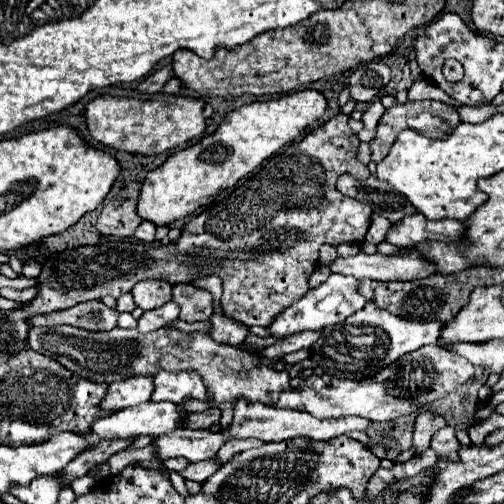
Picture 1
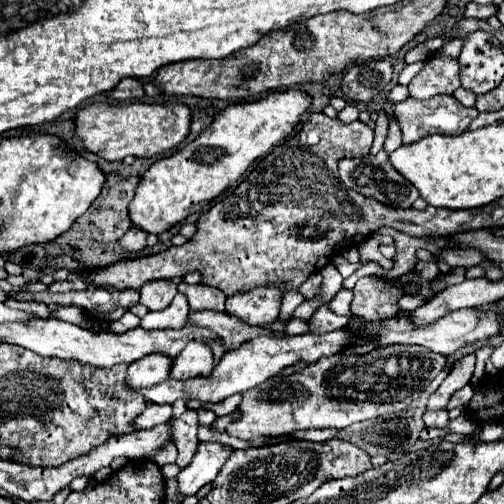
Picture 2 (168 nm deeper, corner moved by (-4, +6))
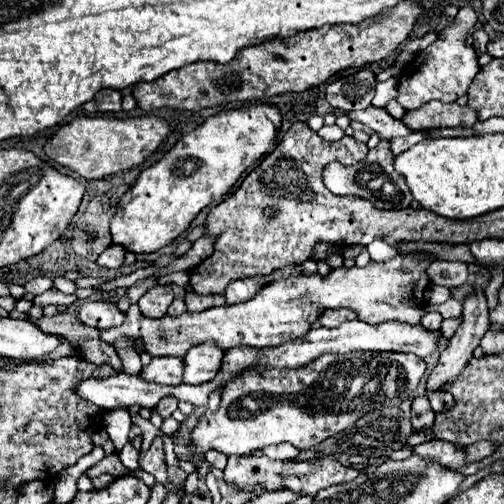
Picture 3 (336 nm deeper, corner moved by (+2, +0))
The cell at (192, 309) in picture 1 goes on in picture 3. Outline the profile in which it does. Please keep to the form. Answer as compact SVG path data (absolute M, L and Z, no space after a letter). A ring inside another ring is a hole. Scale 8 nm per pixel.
M189 292L185 296L185 304L187 304L187 310L189 312L203 312L207 308L213 308L213 306L221 306L225 304L225 296L223 294L213 294L213 296L205 296L205 294L195 294L195 292Z

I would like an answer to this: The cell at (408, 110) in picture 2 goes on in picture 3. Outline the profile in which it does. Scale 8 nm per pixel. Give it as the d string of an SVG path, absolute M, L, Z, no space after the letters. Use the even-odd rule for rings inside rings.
M431 100L417 110L411 110L403 118L405 126L411 130L431 130L431 128L449 128L449 126L473 126L477 122L477 112L469 106L459 106L457 102L445 104Z

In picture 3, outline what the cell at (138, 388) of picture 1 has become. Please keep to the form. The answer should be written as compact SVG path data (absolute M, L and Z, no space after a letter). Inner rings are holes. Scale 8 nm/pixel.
M167 356L167 358L153 358L149 366L145 366L139 374L147 382L177 386L183 384L183 364L181 358Z

